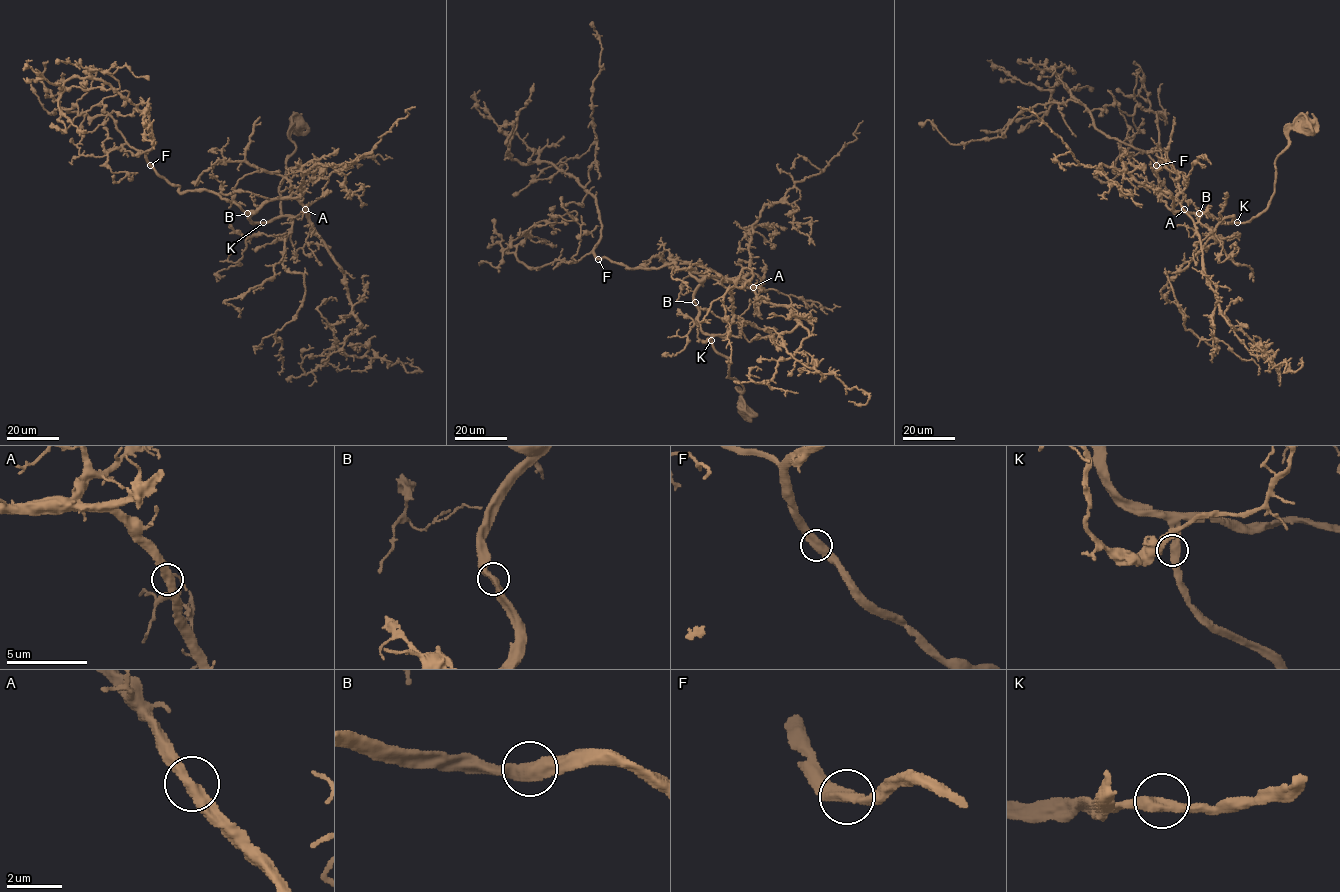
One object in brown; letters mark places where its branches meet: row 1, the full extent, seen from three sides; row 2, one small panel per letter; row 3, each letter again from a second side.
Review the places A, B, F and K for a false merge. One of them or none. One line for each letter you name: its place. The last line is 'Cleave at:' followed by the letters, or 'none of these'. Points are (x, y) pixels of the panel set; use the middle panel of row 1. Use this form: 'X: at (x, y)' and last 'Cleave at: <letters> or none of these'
Cleave at: none of these

